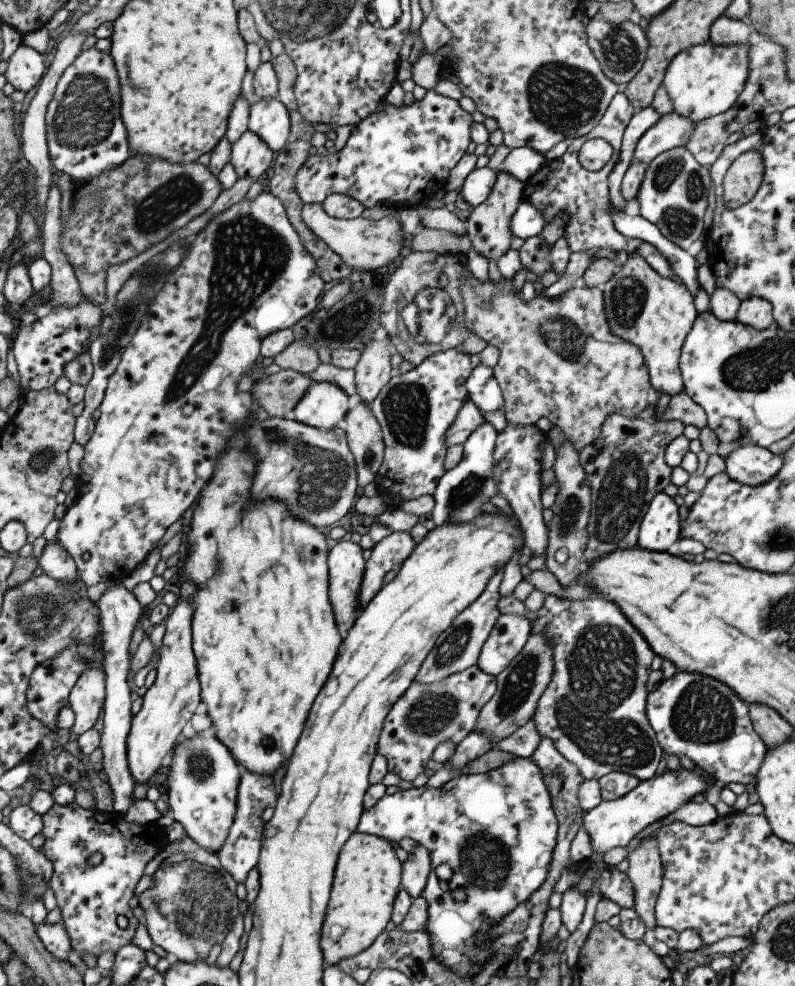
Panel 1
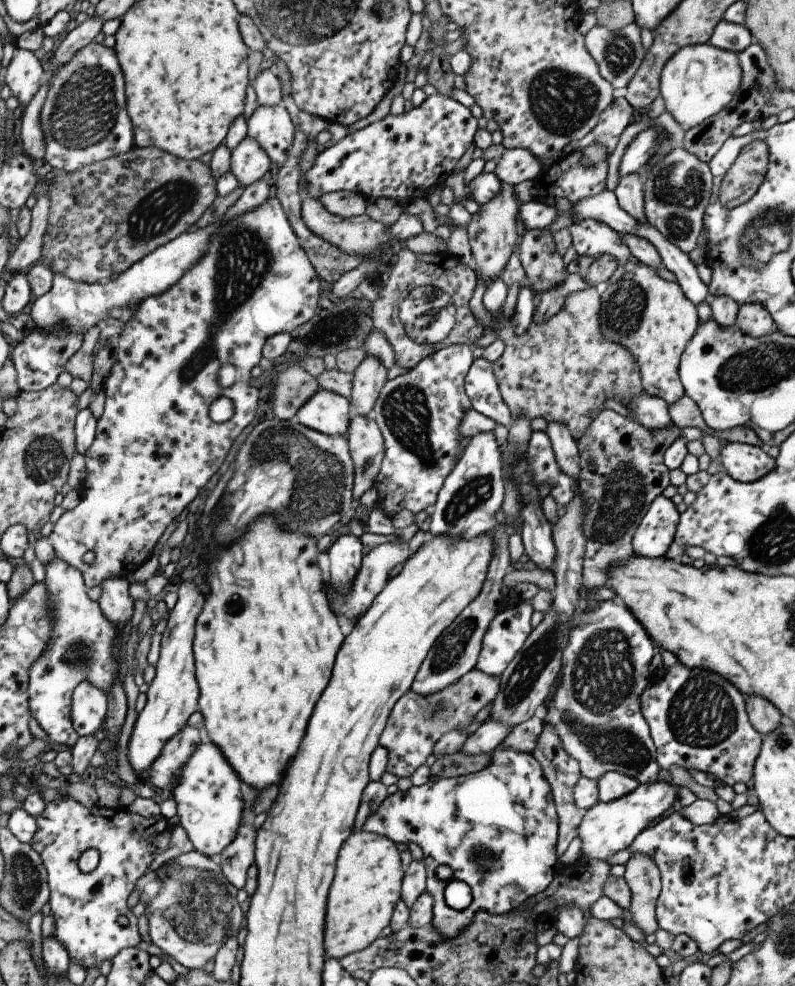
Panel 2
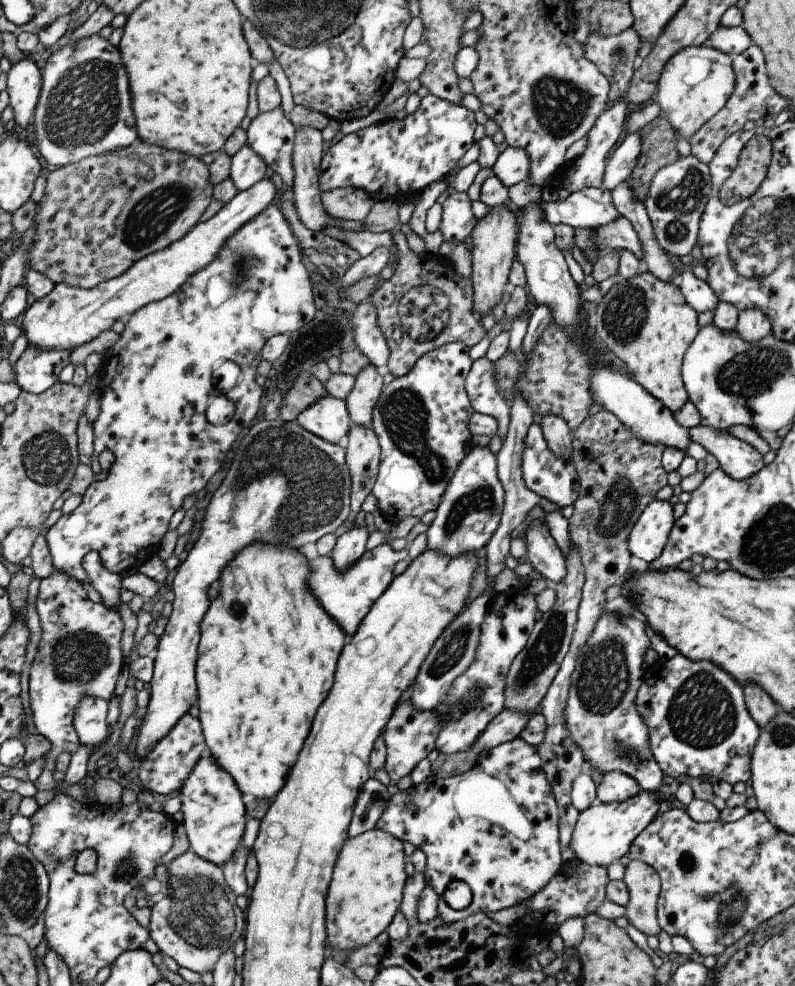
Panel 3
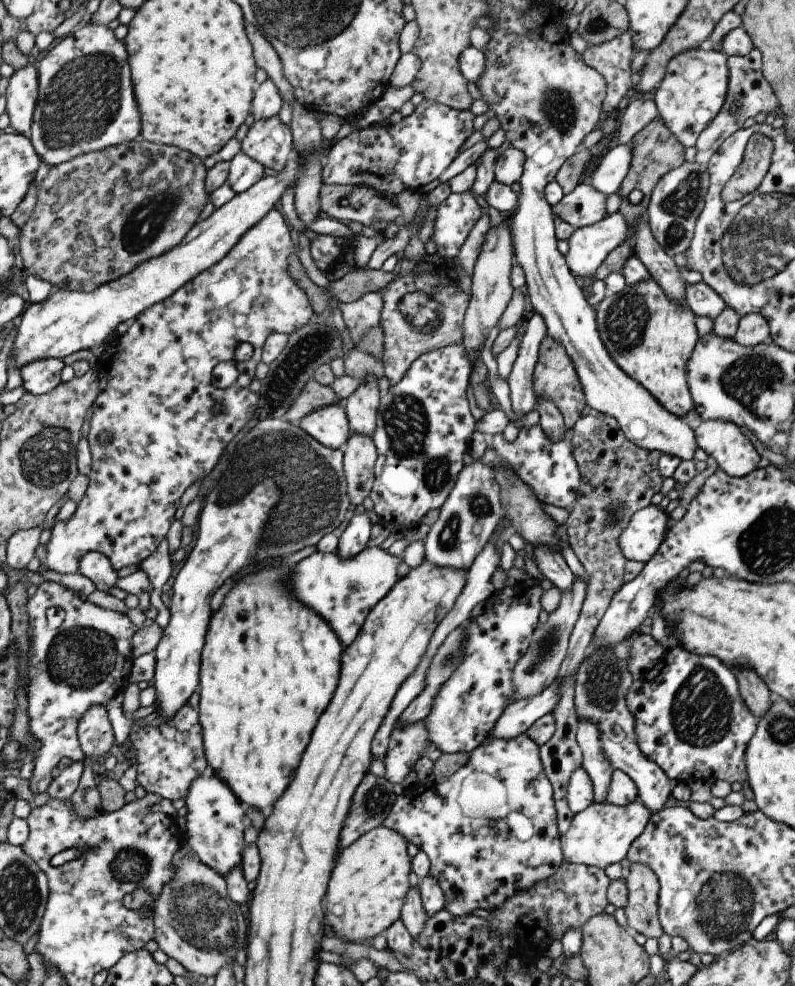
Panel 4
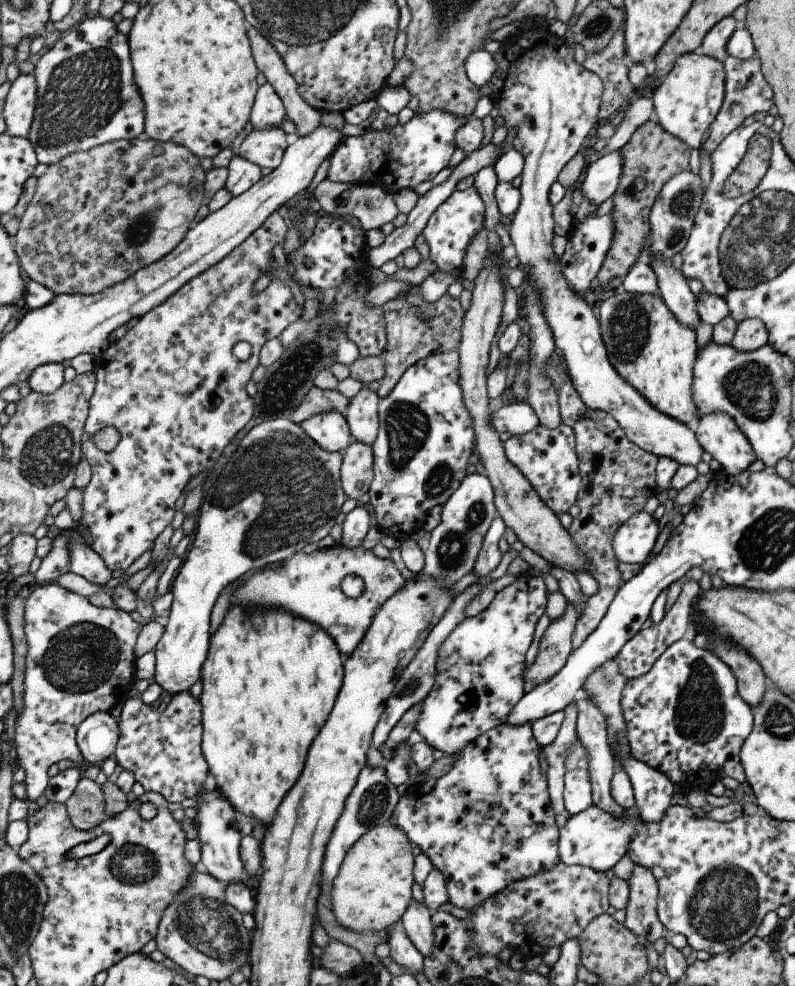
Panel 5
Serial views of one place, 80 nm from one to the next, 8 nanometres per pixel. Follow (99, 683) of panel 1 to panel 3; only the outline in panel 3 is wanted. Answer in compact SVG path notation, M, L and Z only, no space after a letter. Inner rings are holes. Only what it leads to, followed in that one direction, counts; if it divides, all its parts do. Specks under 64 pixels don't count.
M89 697L77 707L76 731L81 739L81 744L97 749L108 737L110 727L105 722L107 701Z

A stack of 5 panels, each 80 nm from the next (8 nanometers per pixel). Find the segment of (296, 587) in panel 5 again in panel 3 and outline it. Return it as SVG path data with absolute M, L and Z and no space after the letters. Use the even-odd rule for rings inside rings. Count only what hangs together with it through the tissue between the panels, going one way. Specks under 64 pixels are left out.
M381 543L371 550L364 553L345 571L337 572L332 565L332 560L329 555L325 558L319 556L309 562L311 574L309 574L309 588L311 594L315 596L321 608L329 614L329 616L338 624L338 627L344 632L347 637L350 637L361 622L361 619L367 614L367 611L372 607L372 604L379 598L379 595L384 592L385 588L391 582L393 576L393 566L398 560L405 558L406 549L400 551L392 550L386 543Z

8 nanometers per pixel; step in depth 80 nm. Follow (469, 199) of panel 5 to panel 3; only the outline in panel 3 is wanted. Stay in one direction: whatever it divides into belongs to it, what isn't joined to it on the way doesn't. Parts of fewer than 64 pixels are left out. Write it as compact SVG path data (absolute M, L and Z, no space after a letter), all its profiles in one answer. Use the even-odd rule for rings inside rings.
M455 191L440 204L443 212L438 230L443 234L443 241L464 240L470 236L477 218L470 211L470 202L464 192Z

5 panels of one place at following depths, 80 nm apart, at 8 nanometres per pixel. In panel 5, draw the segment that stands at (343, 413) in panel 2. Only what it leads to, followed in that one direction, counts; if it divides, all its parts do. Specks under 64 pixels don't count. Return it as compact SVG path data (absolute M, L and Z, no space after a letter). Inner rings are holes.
M337 411L322 412L298 424L319 448L327 452L343 452L351 442L344 415Z

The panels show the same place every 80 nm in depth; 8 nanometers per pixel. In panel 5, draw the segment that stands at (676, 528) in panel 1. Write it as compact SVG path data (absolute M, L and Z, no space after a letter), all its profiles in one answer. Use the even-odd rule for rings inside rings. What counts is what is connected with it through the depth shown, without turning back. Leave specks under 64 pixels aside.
M637 511L614 532L611 544L619 562L641 564L647 560L660 532L647 511Z

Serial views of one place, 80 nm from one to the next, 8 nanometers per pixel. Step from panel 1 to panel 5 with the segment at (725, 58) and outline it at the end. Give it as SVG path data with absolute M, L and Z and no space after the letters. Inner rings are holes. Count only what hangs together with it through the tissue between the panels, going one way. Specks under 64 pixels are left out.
M695 51L679 55L652 94L653 117L665 132L677 137L690 149L699 148L701 137L715 115L724 97L724 68L722 61L697 54Z

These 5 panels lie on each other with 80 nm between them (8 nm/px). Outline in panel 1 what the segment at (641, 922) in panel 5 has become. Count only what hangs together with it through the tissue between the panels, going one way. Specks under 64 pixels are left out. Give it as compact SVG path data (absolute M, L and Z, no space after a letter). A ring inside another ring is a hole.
M645 837L628 852L627 878L633 887L633 910L646 928L655 928L654 904L662 883L662 864L658 844Z

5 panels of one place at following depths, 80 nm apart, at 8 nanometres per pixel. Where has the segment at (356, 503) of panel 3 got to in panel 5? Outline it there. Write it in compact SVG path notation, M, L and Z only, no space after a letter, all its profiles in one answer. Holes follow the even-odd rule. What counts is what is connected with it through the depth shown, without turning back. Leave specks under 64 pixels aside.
M351 439L341 455L340 488L346 498L359 500L368 491L372 479L372 448L364 442Z

